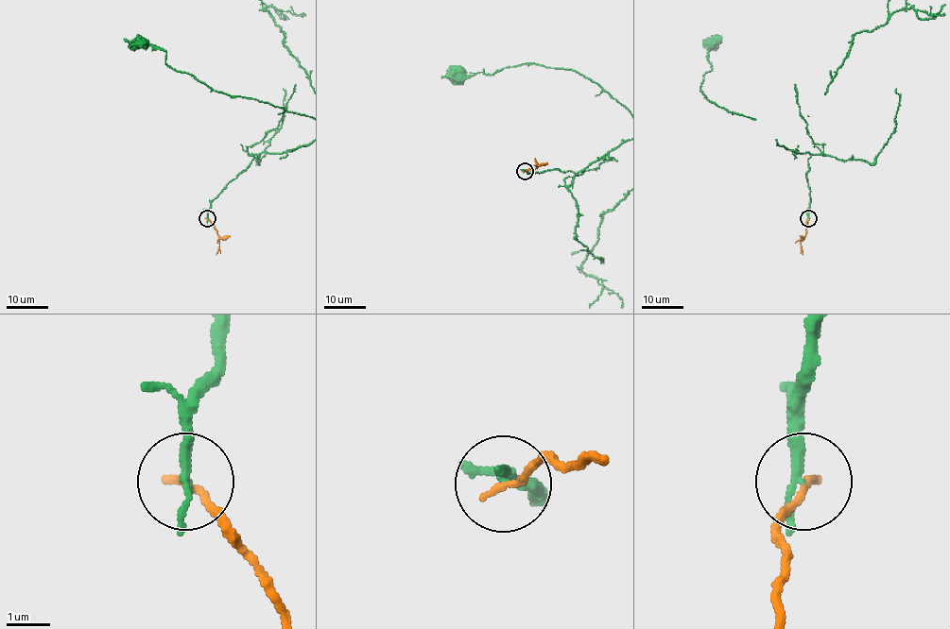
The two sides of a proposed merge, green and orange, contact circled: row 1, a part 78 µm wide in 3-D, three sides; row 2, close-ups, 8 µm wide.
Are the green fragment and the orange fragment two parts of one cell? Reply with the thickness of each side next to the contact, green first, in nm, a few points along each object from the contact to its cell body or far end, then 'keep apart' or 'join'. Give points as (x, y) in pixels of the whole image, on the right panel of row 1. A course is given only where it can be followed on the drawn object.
180/170 nm | green via (807, 218), (811, 156), (781, 146), (755, 119), (729, 112), (700, 90), (711, 68), (712, 42) | orange via (809, 218), (801, 242), (803, 254) | keep apart

